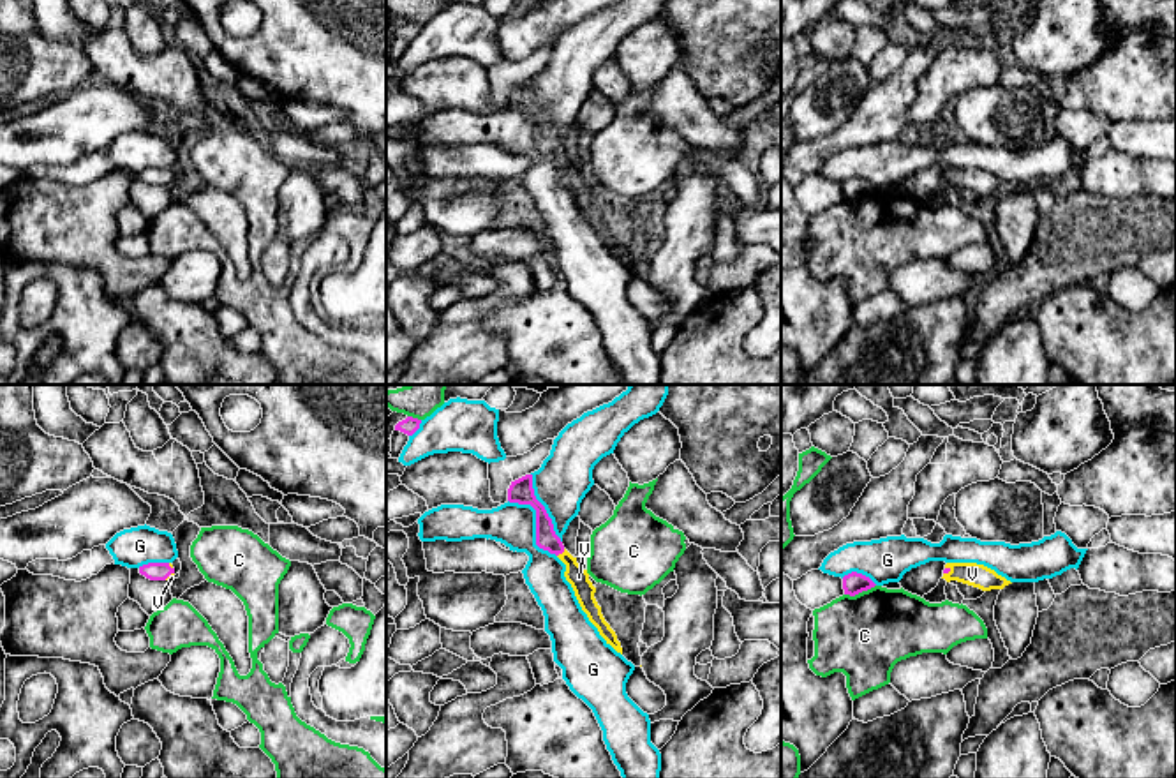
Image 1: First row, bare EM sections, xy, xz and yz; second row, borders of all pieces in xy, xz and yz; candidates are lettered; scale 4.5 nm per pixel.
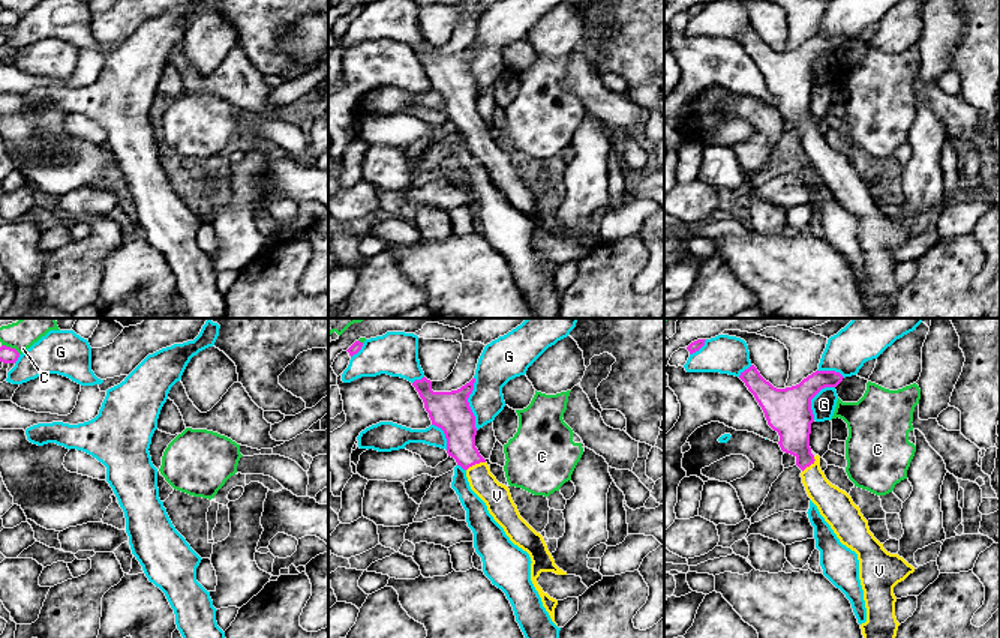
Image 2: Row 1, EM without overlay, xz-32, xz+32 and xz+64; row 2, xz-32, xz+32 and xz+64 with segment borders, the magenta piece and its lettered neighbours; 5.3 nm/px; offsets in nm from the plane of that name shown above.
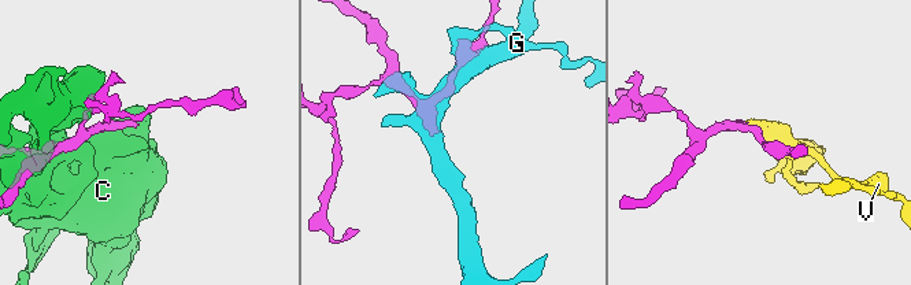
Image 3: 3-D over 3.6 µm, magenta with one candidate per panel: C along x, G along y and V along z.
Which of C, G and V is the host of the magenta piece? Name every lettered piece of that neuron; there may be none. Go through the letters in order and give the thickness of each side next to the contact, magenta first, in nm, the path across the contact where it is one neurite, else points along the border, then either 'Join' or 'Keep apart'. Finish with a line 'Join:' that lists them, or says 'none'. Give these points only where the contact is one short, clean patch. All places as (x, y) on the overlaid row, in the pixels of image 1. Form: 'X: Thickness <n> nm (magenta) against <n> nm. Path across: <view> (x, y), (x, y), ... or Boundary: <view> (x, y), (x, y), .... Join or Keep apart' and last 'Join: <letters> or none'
C: Thickness 100 nm (magenta) against 380 nm. Keep apart
G: Thickness 120 nm (magenta) against 200 nm. Keep apart
V: Thickness 100 nm (magenta) against 90 nm. Path across: xz (545, 537), (561, 553), (579, 577). Join
Join: V

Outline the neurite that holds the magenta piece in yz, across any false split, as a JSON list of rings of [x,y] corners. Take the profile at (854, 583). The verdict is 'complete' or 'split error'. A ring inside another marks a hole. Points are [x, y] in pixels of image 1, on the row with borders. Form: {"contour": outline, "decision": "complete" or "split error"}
{"contour": [[[852,572],[852,573],[843,577],[845,595],[850,595],[850,596],[855,596],[862,591],[867,591],[875,586],[876,584],[869,577],[862,575],[862,573],[857,573],[857,572]]], "decision": "complete"}

